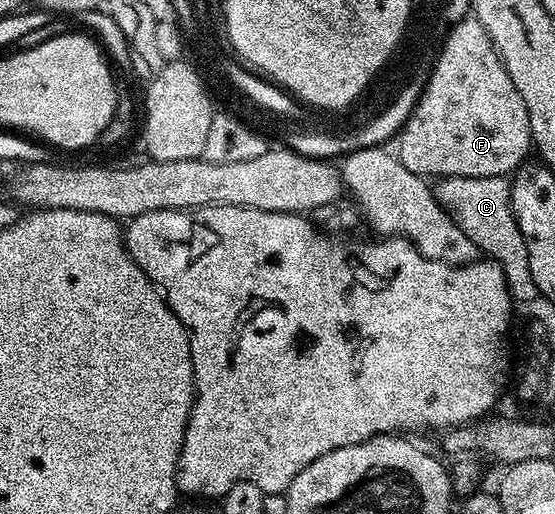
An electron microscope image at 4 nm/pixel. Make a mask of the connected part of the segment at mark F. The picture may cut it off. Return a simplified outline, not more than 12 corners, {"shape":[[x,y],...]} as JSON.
{"shape":[[481,21],[442,40],[398,139],[424,177],[507,177],[529,113]]}

